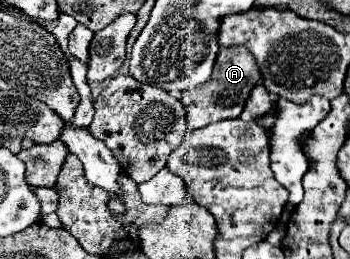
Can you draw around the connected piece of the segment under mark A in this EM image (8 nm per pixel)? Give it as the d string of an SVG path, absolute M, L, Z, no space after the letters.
M230 47L230 49L220 49L218 59L214 63L214 75L210 75L210 83L204 83L202 87L194 87L194 91L184 91L180 101L186 111L186 121L190 129L202 129L214 121L224 121L224 119L236 119L244 103L254 89L262 81L262 75L258 71L258 65L254 63L254 55L246 51L246 47Z

